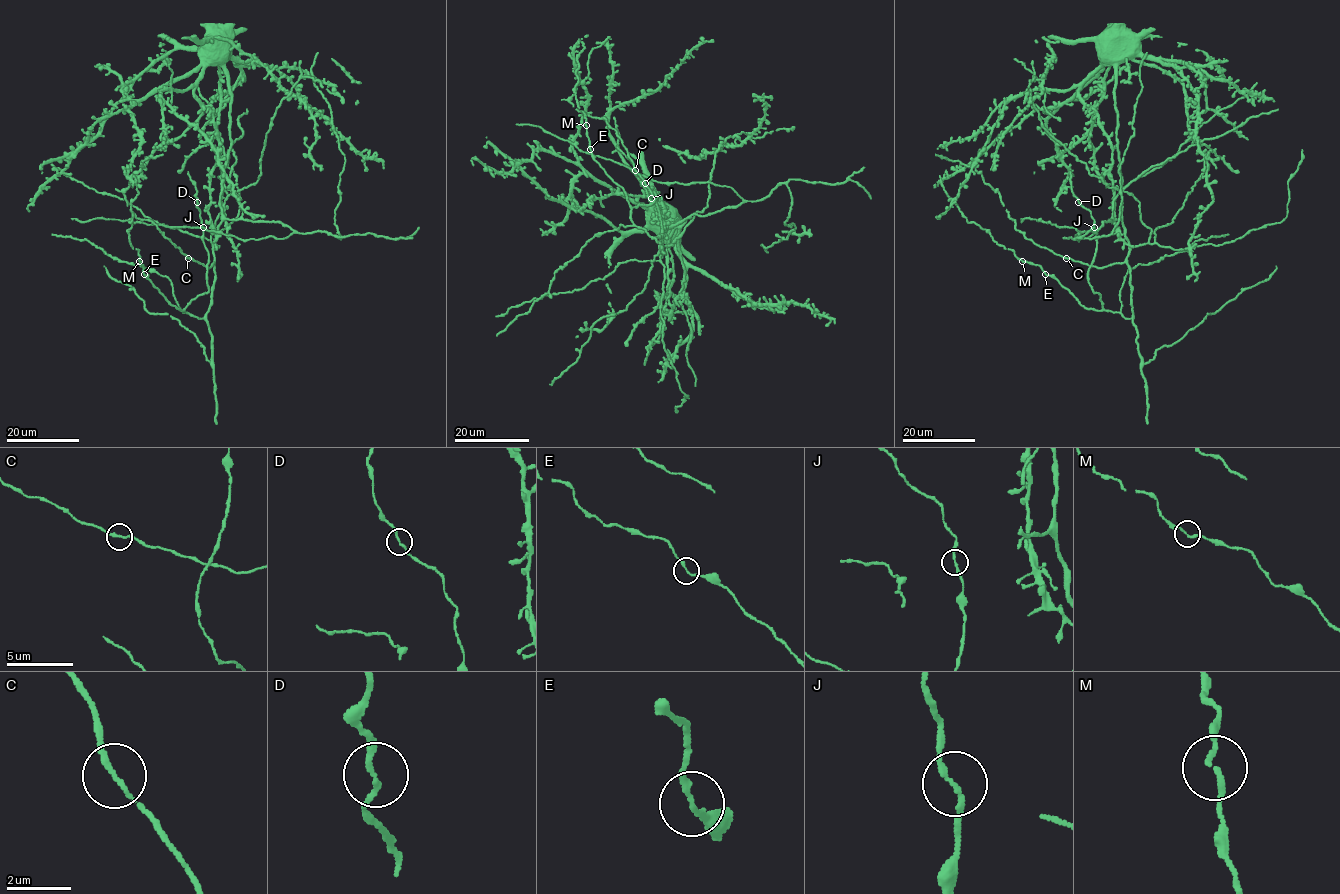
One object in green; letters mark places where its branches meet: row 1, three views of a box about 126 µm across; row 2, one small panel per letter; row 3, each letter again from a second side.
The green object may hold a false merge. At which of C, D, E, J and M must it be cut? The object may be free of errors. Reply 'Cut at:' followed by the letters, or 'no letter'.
Cut at: no letter

